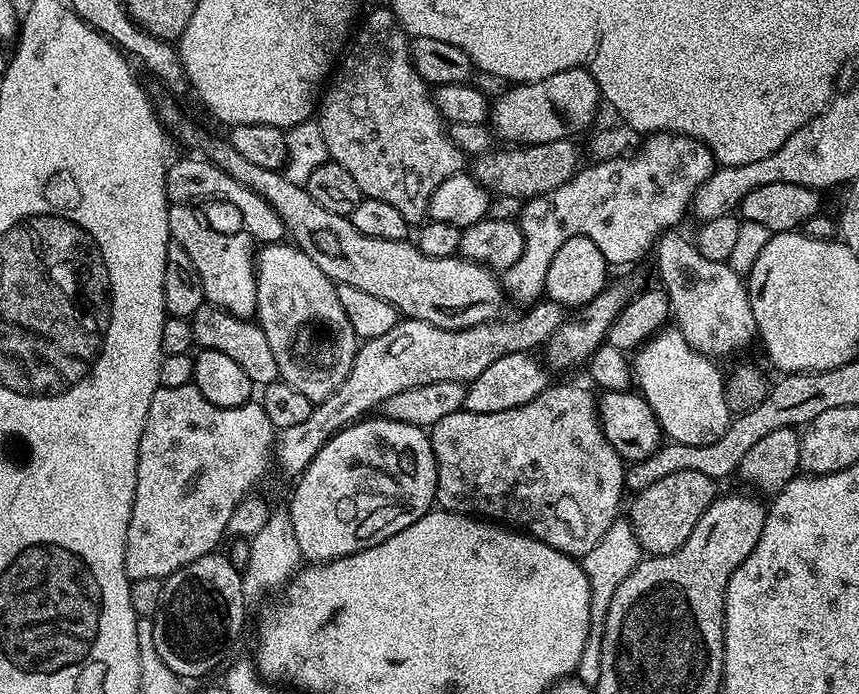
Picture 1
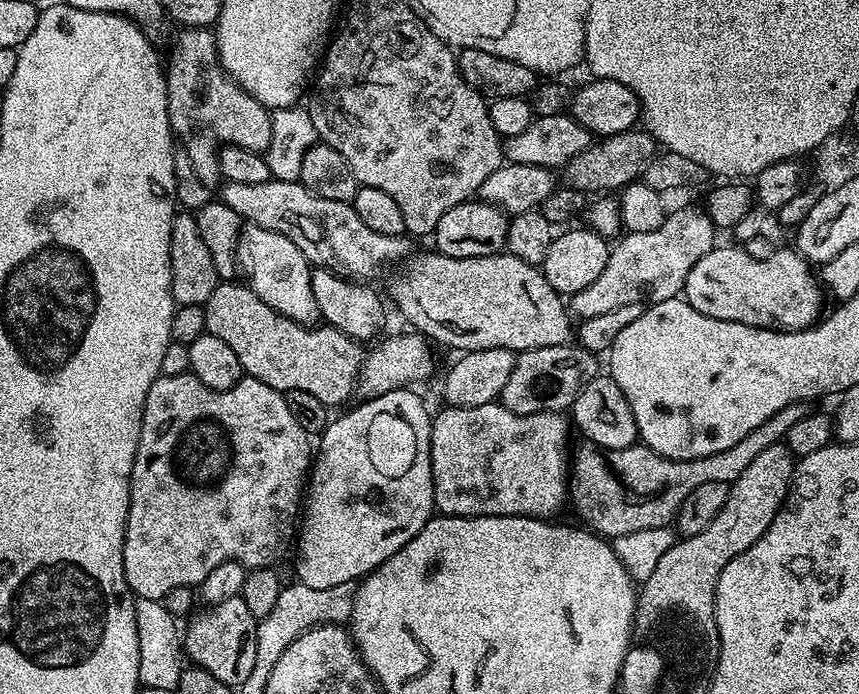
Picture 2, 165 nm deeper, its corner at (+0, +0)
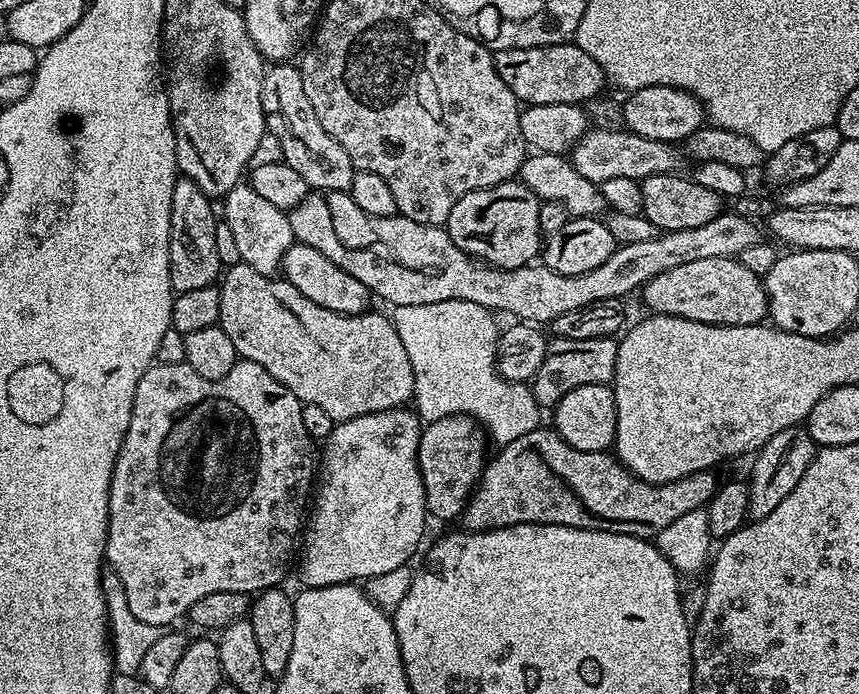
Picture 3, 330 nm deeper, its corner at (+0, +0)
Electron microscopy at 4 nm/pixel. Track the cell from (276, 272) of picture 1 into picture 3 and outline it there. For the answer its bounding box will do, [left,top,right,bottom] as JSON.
[222,182,294,276]

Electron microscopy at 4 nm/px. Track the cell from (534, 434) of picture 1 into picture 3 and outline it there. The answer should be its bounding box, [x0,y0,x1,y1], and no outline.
[418,414,489,520]

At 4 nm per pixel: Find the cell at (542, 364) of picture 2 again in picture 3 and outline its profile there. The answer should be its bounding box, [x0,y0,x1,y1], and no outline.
[530,337,618,410]

